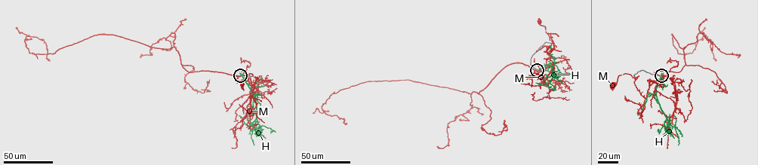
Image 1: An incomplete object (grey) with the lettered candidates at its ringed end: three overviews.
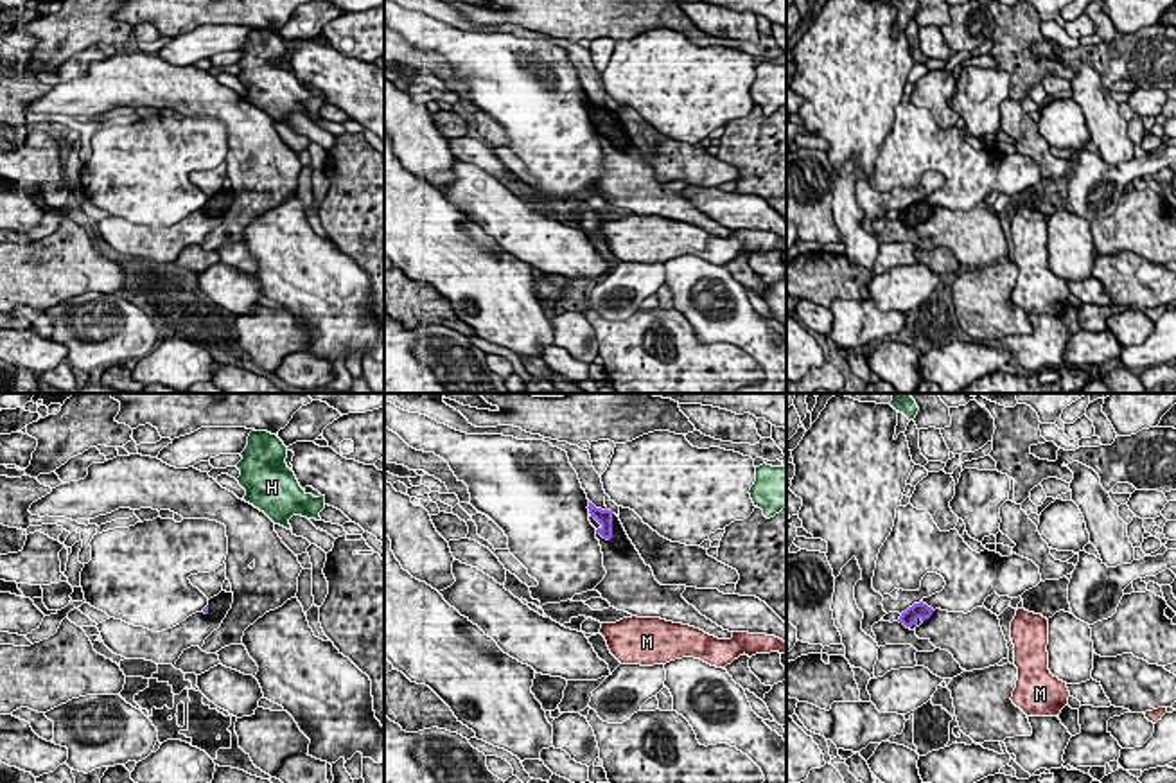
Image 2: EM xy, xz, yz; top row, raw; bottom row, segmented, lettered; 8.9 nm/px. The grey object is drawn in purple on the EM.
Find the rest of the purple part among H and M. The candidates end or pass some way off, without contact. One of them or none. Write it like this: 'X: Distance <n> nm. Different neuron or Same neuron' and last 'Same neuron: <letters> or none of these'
H: Distance 1250 nm. Different neuron
M: Distance 700 nm. Same neuron
Same neuron: M

